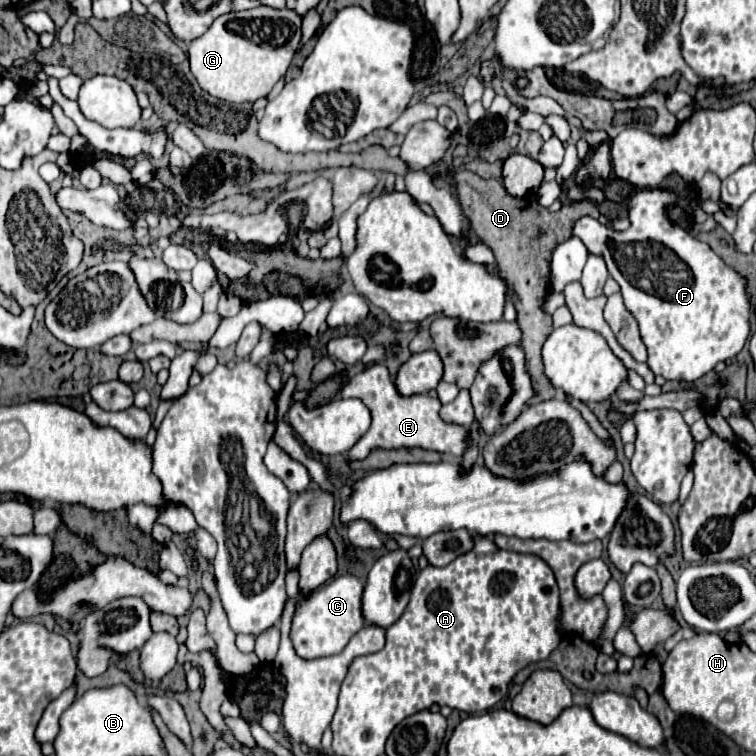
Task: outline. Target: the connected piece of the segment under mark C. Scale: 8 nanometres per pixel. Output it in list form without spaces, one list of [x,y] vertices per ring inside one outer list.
[[[340,576],[330,584],[324,584],[308,598],[298,600],[296,614],[292,620],[292,644],[298,656],[302,658],[318,658],[318,656],[332,656],[342,652],[350,638],[366,626],[366,618],[362,614],[362,592],[364,582],[356,576]]]

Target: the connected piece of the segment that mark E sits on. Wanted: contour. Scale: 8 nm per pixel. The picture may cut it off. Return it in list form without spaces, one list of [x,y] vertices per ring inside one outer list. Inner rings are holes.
[[[382,364],[368,366],[364,372],[356,374],[348,384],[342,386],[340,396],[352,396],[360,398],[372,412],[372,426],[358,440],[358,444],[348,452],[352,460],[362,460],[368,456],[372,448],[424,448],[434,450],[440,454],[450,454],[456,458],[462,458],[468,448],[470,430],[466,430],[460,424],[448,424],[440,418],[440,400],[430,398],[428,394],[414,394],[414,396],[400,396],[388,368]]]

